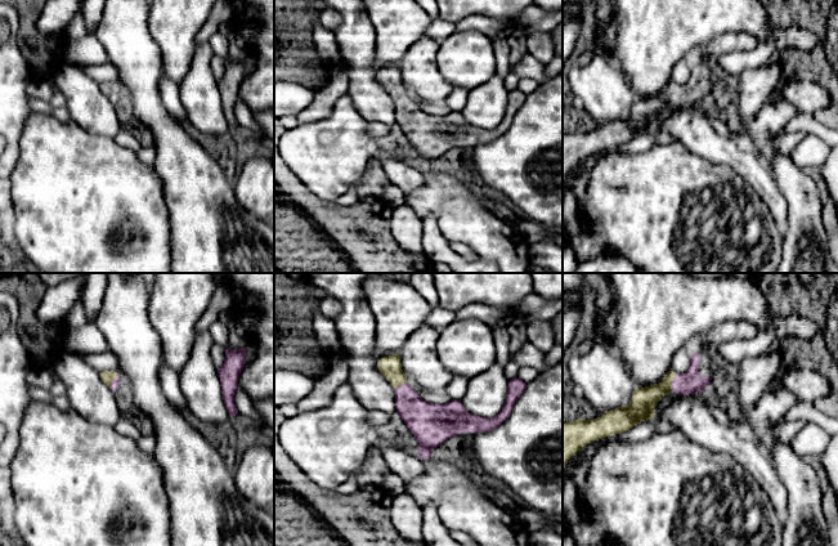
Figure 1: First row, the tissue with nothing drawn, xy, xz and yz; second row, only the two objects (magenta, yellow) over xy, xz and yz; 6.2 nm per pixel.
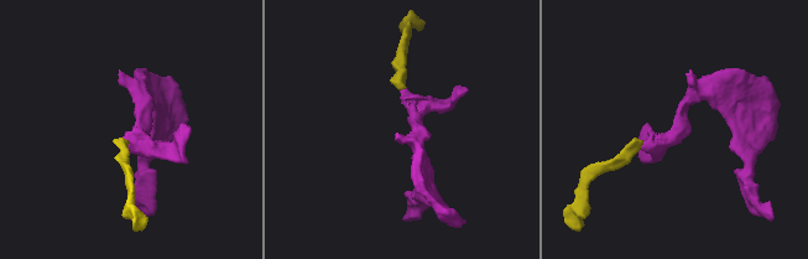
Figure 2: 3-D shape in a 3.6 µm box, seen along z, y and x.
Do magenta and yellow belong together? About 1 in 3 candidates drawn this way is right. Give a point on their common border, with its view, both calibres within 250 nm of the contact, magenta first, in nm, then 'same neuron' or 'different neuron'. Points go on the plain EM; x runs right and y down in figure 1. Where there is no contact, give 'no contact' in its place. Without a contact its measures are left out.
meets magenta in yz at (672, 93); 140 nm thick on the magenta side, 170 nm on the other; same neuron

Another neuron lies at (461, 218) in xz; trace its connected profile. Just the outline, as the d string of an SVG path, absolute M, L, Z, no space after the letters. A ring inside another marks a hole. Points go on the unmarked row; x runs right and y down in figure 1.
M433 169L424 173L426 183L405 198L407 206L421 219L435 214L439 229L448 242L466 245L478 259L496 264L499 273L528 273L530 267L529 245L514 225L484 209L479 203L479 198L453 176Z

